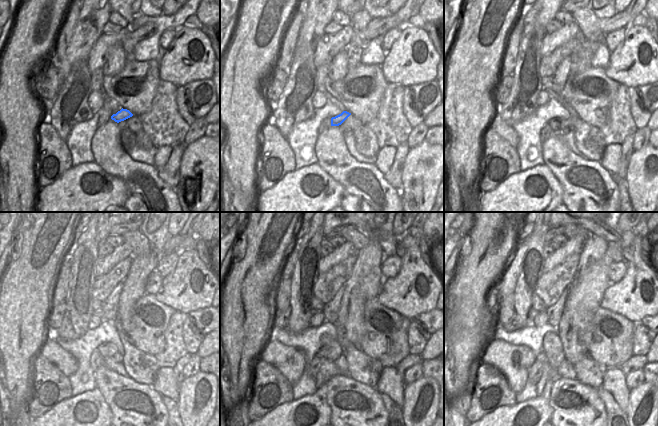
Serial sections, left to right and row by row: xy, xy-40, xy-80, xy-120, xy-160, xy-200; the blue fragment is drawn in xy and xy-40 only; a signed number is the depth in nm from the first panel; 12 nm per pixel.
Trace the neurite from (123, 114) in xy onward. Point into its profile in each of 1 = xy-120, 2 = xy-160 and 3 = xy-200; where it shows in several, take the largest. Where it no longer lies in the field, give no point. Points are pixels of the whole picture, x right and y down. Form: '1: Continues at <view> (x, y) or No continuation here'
1: Continues at xy-120 (102, 351)
2: Continues at xy-160 (314, 365)
3: Continues at xy-200 (534, 372).

